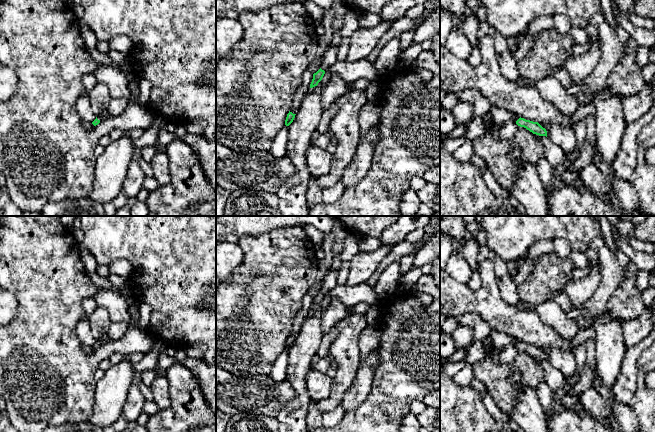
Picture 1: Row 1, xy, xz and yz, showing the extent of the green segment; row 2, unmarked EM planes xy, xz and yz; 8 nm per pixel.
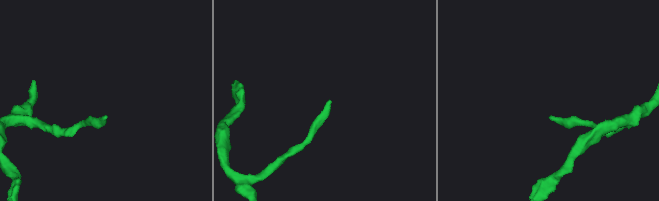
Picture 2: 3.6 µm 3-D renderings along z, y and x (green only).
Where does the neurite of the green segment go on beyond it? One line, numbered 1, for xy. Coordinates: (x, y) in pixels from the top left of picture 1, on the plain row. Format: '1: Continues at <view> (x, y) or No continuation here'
1: No continuation here

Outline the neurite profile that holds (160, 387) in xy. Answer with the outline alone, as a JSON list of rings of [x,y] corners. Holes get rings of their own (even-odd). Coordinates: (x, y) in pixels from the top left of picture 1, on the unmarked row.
[[[165,375],[156,377],[150,389],[153,394],[154,402],[160,409],[168,408],[170,405],[169,383]]]

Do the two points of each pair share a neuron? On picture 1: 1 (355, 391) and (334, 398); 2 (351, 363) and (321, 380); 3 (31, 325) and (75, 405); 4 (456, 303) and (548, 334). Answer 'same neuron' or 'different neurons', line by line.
1: different neurons
2: different neurons
3: same neuron
4: same neuron

